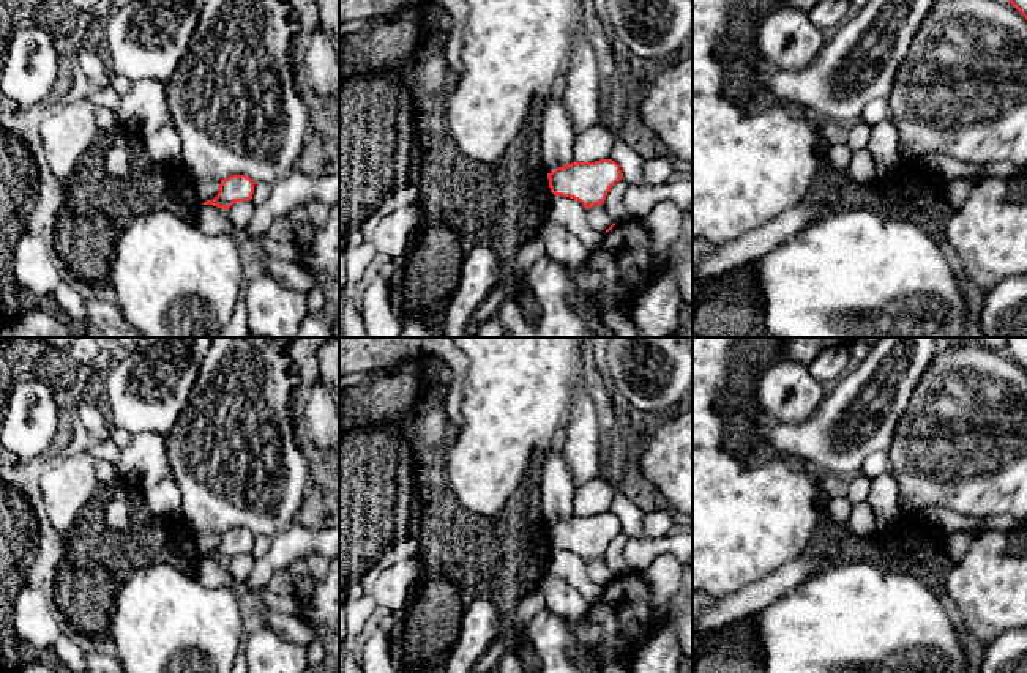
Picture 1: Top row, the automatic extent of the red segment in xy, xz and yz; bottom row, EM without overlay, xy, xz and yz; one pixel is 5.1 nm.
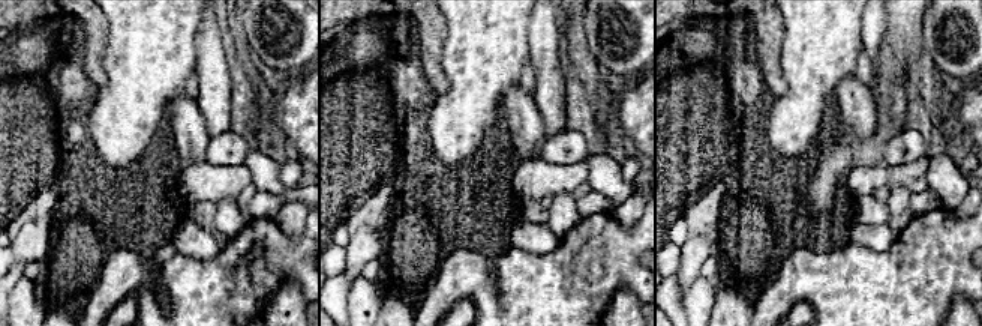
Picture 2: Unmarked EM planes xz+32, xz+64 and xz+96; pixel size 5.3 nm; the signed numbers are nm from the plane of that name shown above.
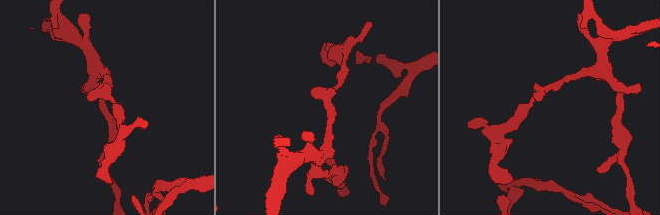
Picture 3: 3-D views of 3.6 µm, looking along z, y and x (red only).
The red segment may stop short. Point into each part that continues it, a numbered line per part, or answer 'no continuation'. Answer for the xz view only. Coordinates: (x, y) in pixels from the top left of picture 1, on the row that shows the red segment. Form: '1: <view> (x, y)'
no continuation

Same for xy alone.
no continuation

